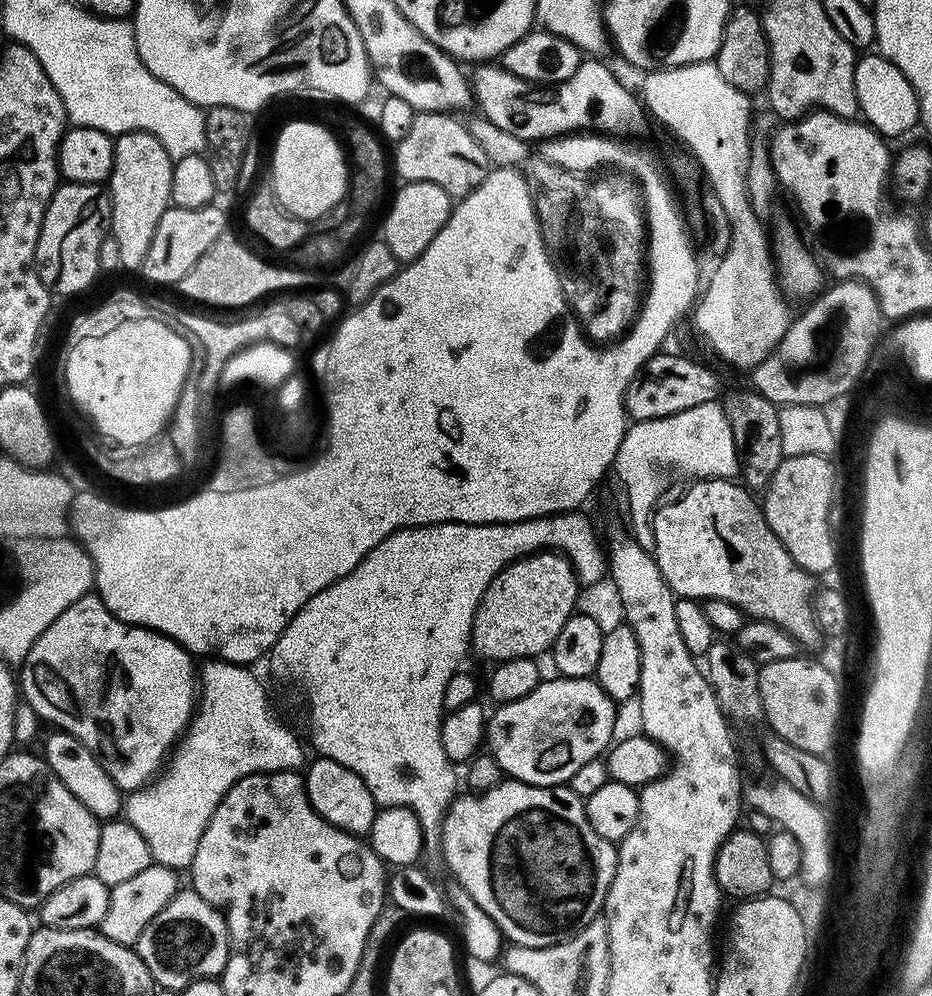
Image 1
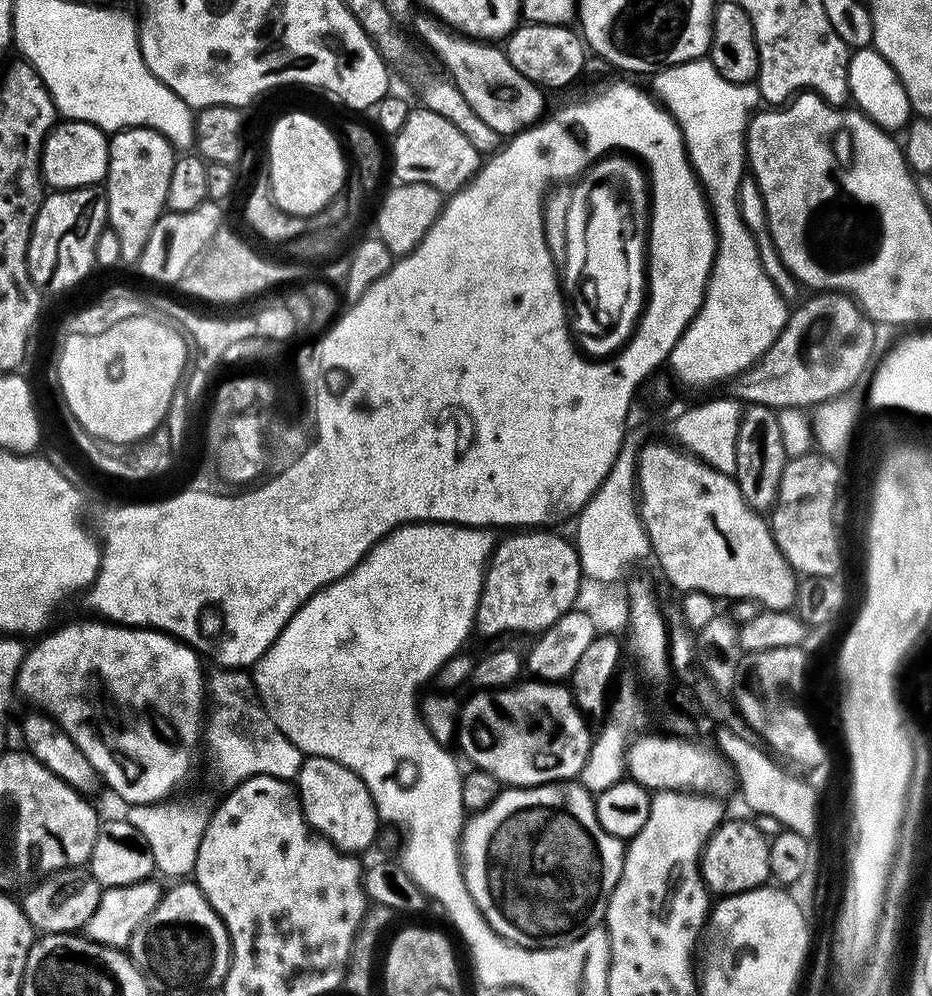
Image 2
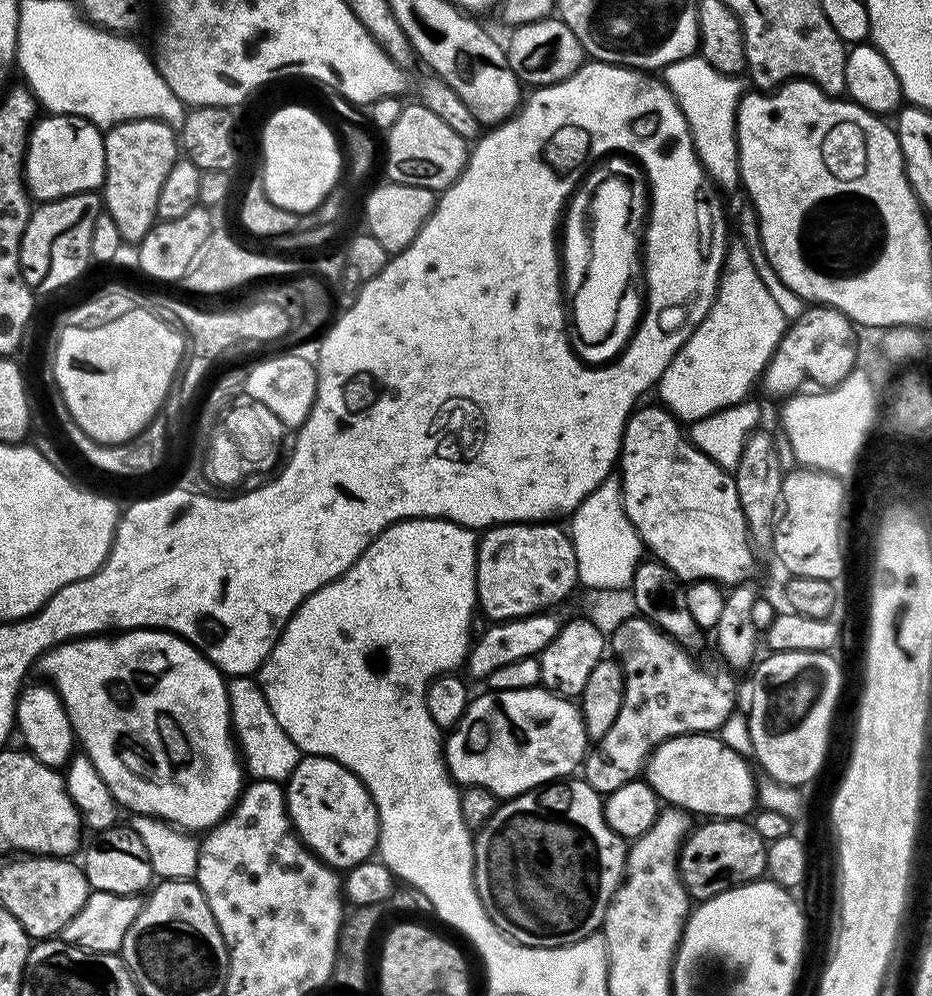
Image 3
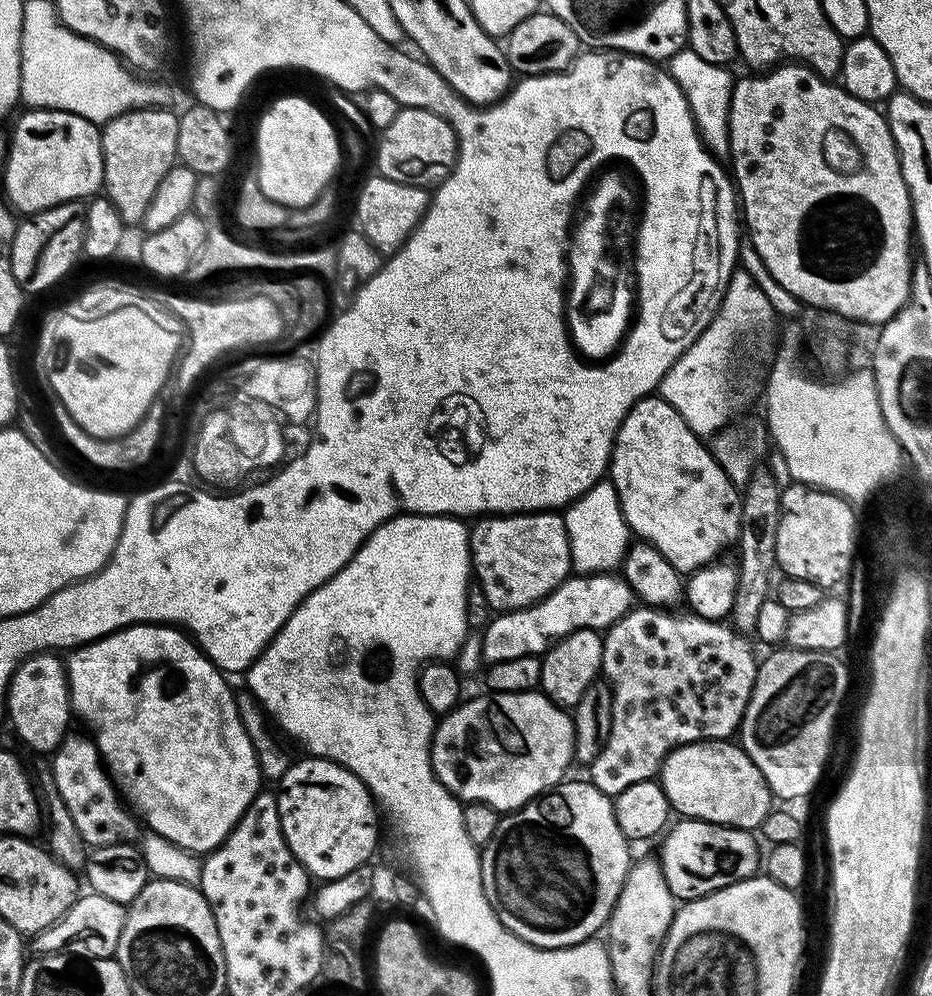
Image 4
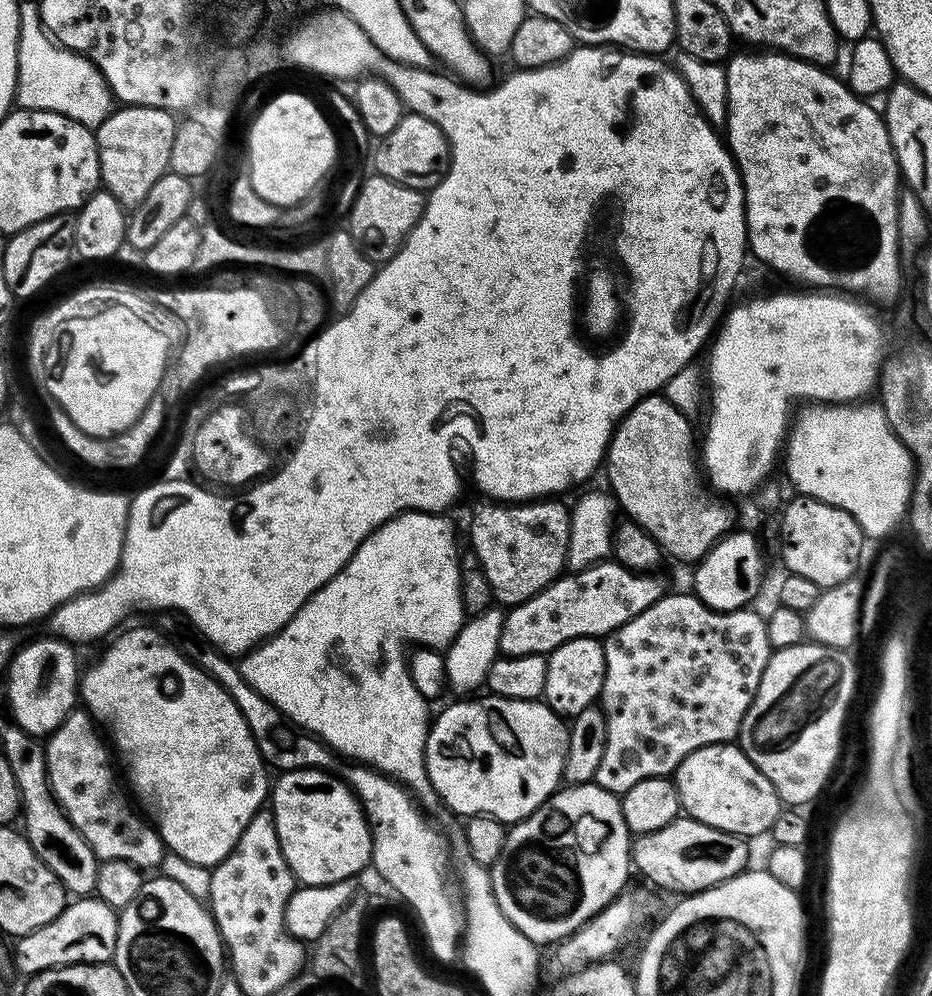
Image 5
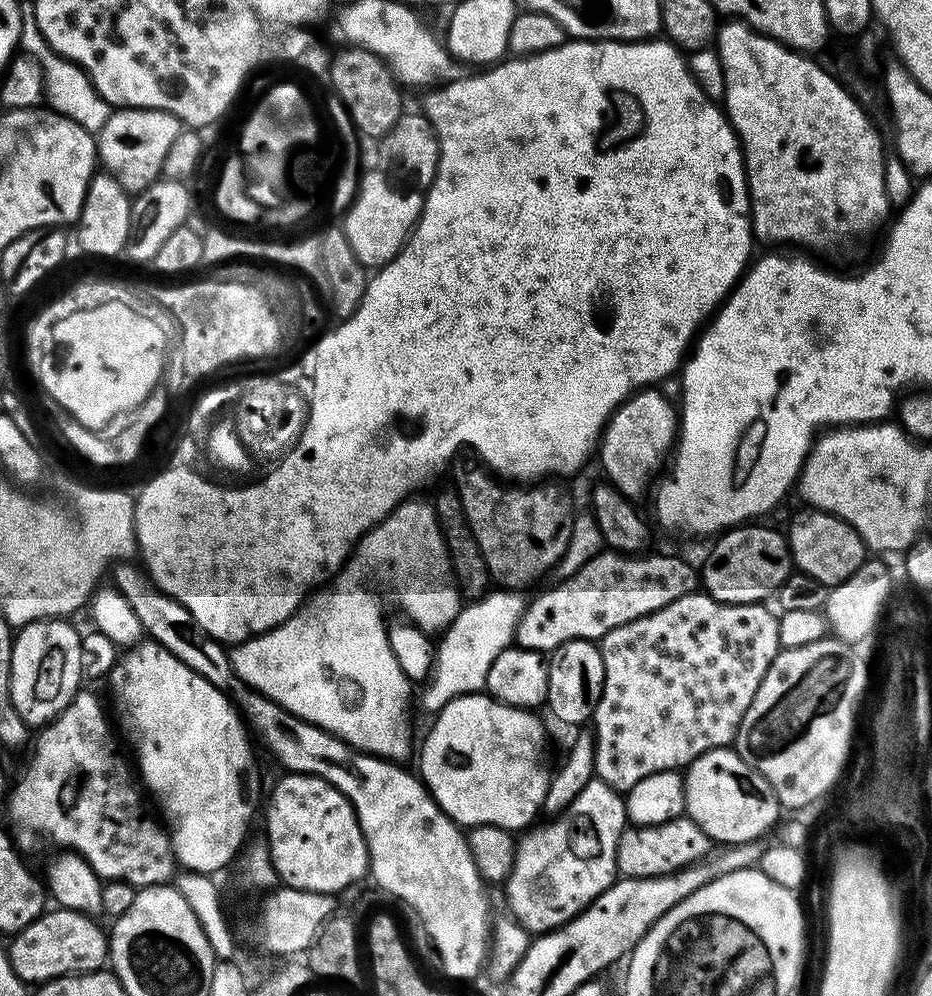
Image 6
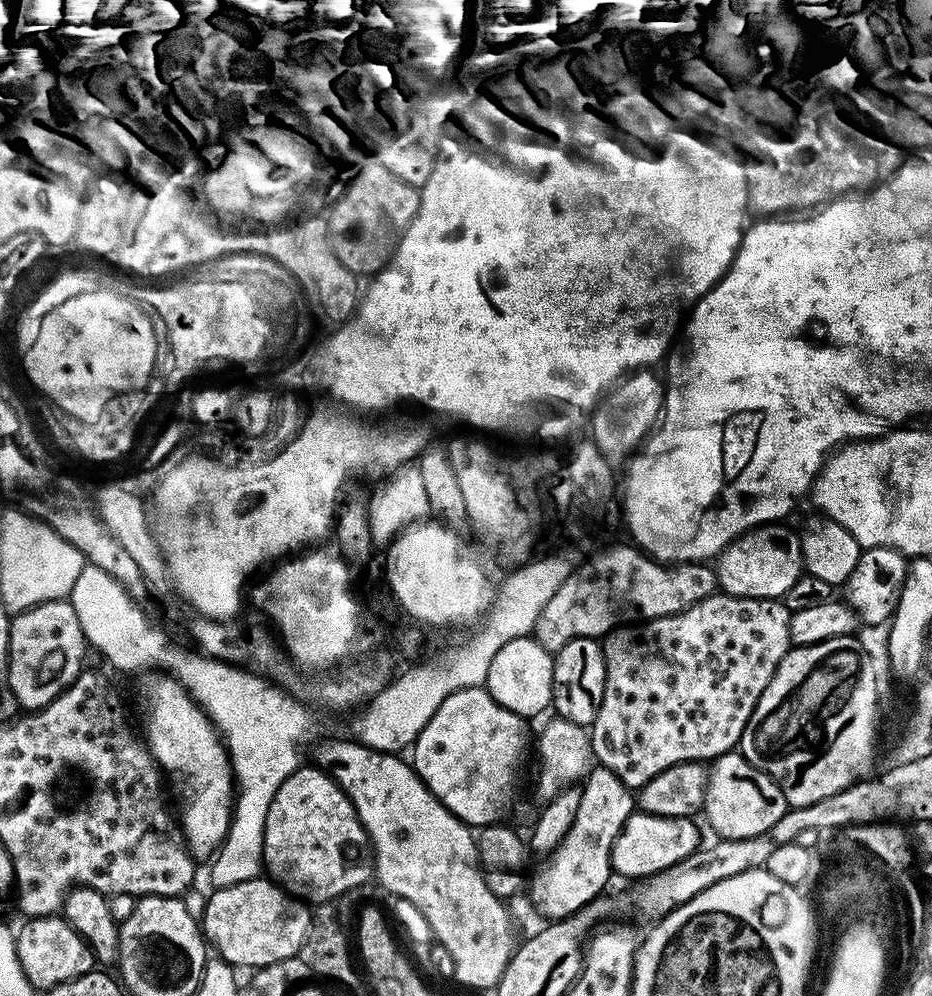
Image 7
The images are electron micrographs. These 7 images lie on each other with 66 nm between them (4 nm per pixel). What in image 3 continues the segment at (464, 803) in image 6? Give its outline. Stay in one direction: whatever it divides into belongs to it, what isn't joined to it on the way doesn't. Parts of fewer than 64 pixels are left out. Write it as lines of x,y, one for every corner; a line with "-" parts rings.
543,686
526,690
494,692
484,690
480,697
469,699
468,706
443,741
444,764
448,775
460,786
485,788
498,798
520,796
543,785
568,778
581,767
589,751
588,731
579,707
567,696
557,696

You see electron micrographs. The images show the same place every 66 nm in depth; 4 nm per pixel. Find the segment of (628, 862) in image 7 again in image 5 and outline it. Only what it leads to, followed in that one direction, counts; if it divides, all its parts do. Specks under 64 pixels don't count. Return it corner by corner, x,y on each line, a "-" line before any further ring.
684,814
658,830
637,835
631,841
632,863
635,871
640,871
650,883
657,884
668,892
680,892
676,894
705,892
707,888
713,888
715,884
721,884
740,875
749,867
748,844
749,841
745,837
735,836
726,830
718,830
714,826
706,826

